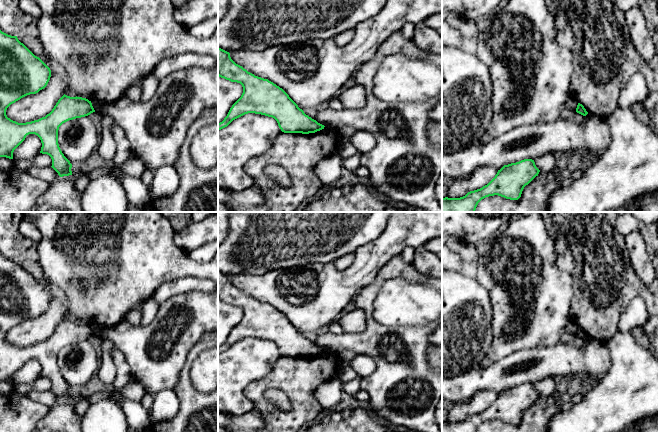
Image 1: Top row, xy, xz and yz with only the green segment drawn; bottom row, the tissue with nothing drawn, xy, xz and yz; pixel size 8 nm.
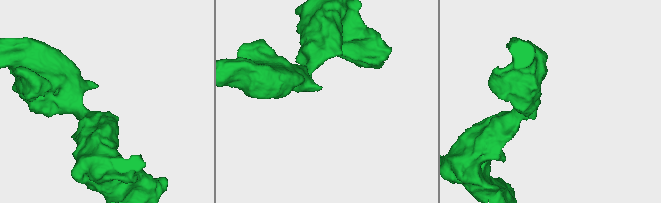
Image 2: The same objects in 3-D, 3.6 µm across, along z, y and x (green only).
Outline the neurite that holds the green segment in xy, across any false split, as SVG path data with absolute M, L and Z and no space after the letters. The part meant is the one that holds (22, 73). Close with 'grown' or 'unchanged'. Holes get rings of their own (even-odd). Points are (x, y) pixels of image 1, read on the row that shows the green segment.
M0 30L0 157L13 159L14 150L25 140L29 134L37 135L42 143L42 154L52 159L52 168L60 177L72 175L72 164L62 153L58 144L59 127L76 118L81 118L95 112L91 101L82 97L63 95L52 111L45 117L26 123L18 123L6 115L7 108L21 98L36 94L44 89L51 77L50 68L35 56L17 36L8 35Z; unchanged

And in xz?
M219 47L218 76L243 87L241 97L232 105L224 120L218 123L218 130L248 113L274 118L284 133L309 134L325 127L306 115L282 88L248 72L231 59L229 52Z; unchanged

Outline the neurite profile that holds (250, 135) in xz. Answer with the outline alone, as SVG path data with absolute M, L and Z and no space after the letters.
M255 113L245 114L218 130L218 187L241 191L255 186L254 178L244 171L244 165L269 150L281 132L274 118Z

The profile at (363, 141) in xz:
M359 130L350 137L340 135L339 141L350 142L360 153L366 153L376 146L376 138L373 134Z

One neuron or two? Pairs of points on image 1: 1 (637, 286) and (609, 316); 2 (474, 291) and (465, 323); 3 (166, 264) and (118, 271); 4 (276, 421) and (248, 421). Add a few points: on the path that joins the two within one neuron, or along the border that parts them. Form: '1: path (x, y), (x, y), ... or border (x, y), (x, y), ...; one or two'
1: path (629, 292), (613, 308); one
2: path (466, 299), (465, 315); one
3: path (154, 264), (130, 264); one
4: border (254, 410), (265, 421); two

